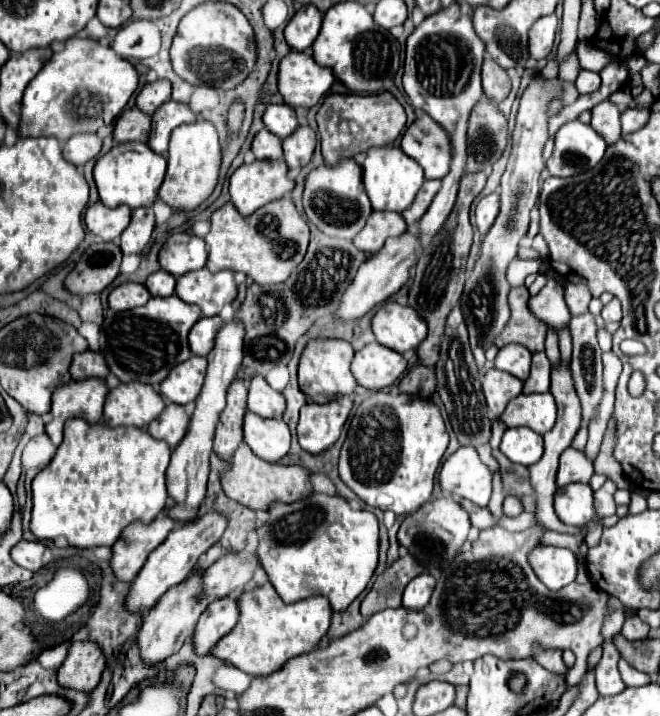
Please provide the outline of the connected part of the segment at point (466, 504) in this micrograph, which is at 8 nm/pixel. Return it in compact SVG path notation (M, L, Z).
M460 501L460 505L468 511L470 521L472 521L474 527L478 527L478 529L488 529L488 527L494 525L494 517L492 517L492 513L490 513L488 509L482 511L478 505L472 505L470 501Z

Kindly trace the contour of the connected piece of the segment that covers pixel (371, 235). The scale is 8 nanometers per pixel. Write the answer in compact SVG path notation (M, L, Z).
M372 211L364 229L354 237L354 245L366 253L378 253L384 247L386 239L400 237L406 231L408 227L400 213Z

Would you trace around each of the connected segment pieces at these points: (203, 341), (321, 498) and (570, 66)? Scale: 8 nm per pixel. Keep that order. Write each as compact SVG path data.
M200 317L196 321L196 325L190 329L190 349L194 355L206 357L212 347L214 347L214 337L216 337L216 329L220 327L220 317Z
M312 493L294 503L274 501L268 509L268 515L268 521L256 529L260 539L256 553L270 583L286 603L296 603L298 599L306 599L310 595L324 595L334 611L344 611L366 589L378 565L380 551L378 519L372 511L352 509L350 503L338 495L332 497L324 493Z
M572 53L562 65L560 65L560 71L558 71L558 79L564 81L564 83L574 83L576 77L578 77L578 71L580 71L580 65L578 65L578 57L576 53Z

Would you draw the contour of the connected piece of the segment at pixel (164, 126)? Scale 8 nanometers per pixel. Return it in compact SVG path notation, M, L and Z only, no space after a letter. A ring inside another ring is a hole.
M166 101L154 115L152 115L152 133L148 147L154 153L164 155L168 151L168 139L172 129L176 129L182 123L196 121L196 115L190 111L188 105L180 105L176 101Z

